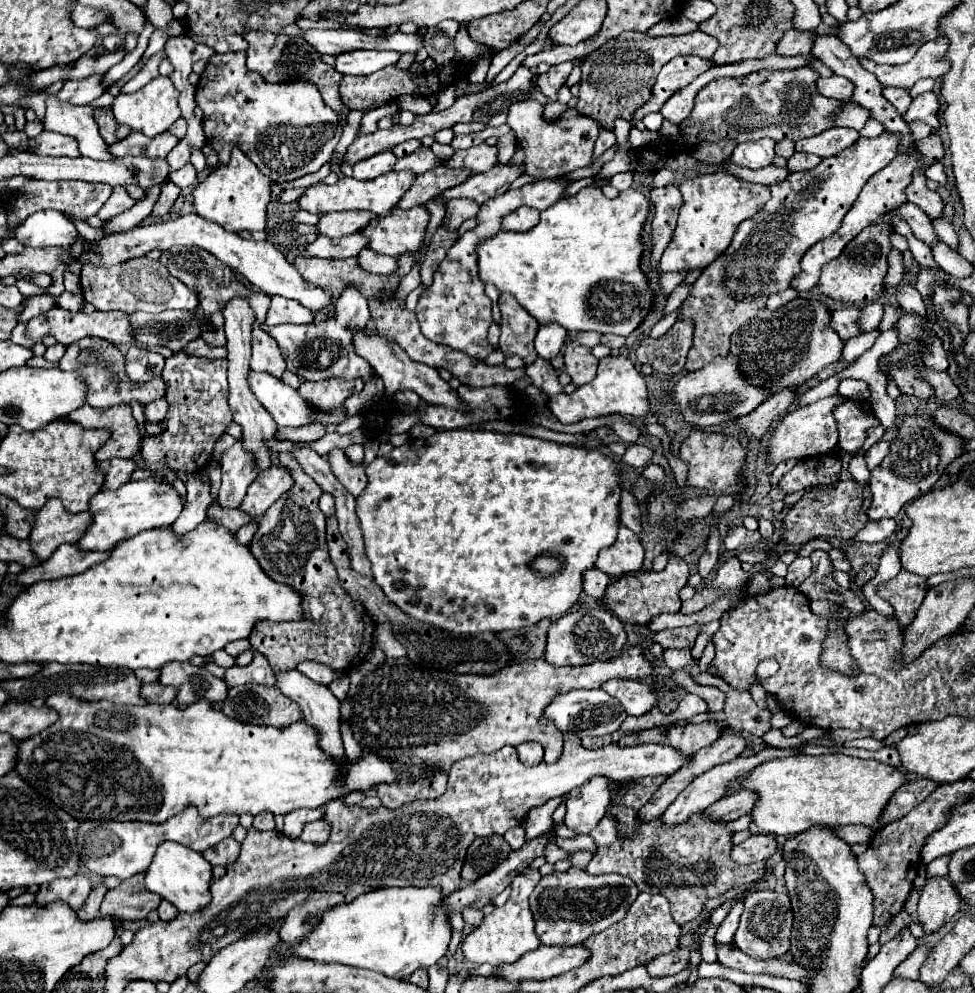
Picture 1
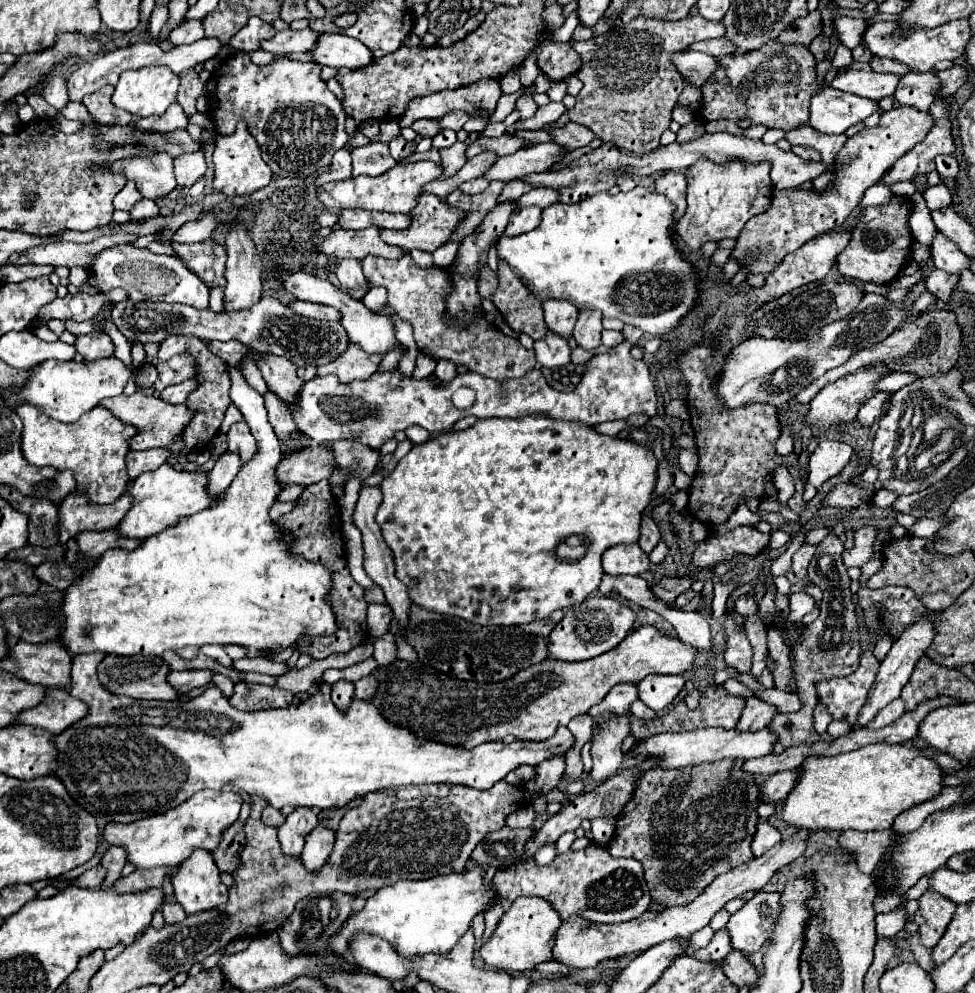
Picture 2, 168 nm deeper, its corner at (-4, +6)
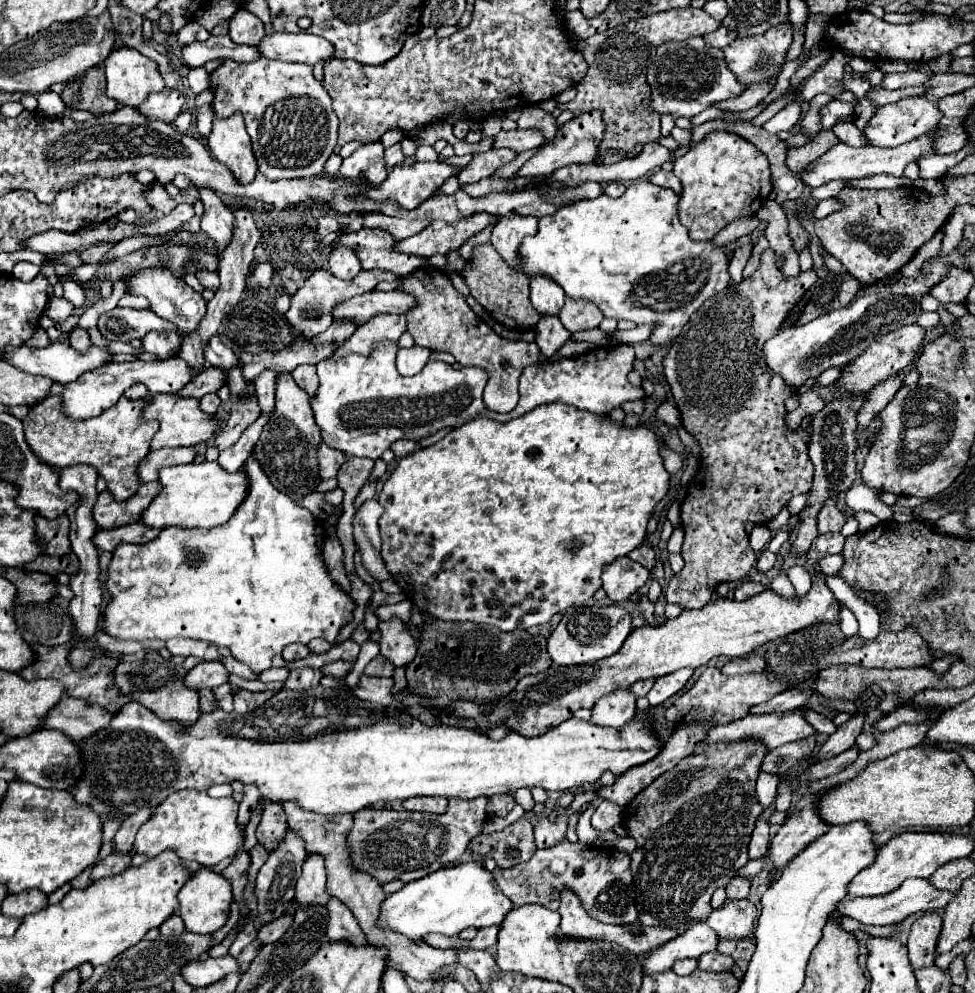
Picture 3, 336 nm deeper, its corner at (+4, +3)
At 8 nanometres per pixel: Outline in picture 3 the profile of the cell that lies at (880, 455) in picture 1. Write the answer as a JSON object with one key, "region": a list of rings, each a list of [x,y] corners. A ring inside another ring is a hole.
{"region":[[[855,484],[851,490],[847,490],[845,500],[847,500],[847,506],[855,512],[859,510],[873,512],[883,522],[893,518],[893,510],[879,500],[879,490],[869,488],[867,484]]]}

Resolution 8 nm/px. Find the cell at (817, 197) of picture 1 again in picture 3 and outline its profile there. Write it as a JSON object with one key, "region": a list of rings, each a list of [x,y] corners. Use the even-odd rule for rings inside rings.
{"region":[[[907,96],[895,104],[885,104],[885,106],[877,108],[877,112],[873,114],[873,118],[869,120],[869,124],[865,128],[865,136],[869,140],[869,146],[893,148],[893,146],[905,144],[917,136],[933,132],[939,124],[939,118],[941,118],[941,110],[937,108],[935,102],[931,102],[925,96]]]}

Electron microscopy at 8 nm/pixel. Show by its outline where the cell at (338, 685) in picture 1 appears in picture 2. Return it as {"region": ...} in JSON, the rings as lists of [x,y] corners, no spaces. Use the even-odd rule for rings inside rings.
{"region":[[[365,677],[365,679],[359,679],[355,683],[355,697],[369,699],[371,691],[375,691],[375,679],[373,677]]]}

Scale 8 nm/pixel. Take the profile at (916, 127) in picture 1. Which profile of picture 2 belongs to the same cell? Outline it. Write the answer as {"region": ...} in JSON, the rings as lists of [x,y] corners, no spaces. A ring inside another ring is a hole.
{"region":[[[907,73],[899,79],[899,85],[893,93],[893,99],[903,107],[915,107],[919,111],[929,111],[935,101],[935,91],[939,79],[935,73]]]}

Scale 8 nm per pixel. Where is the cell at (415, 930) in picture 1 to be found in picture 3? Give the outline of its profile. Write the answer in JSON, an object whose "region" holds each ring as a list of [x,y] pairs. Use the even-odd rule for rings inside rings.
{"region":[[[465,862],[459,866],[449,866],[433,872],[431,876],[425,876],[417,882],[409,882],[403,886],[403,890],[387,896],[387,900],[381,906],[381,916],[377,926],[389,928],[393,932],[401,932],[411,940],[421,940],[425,934],[445,934],[445,936],[457,936],[461,930],[473,926],[473,928],[485,928],[485,926],[501,926],[507,912],[513,908],[513,902],[499,890],[497,882],[493,880],[493,874],[483,866],[483,862]]]}

